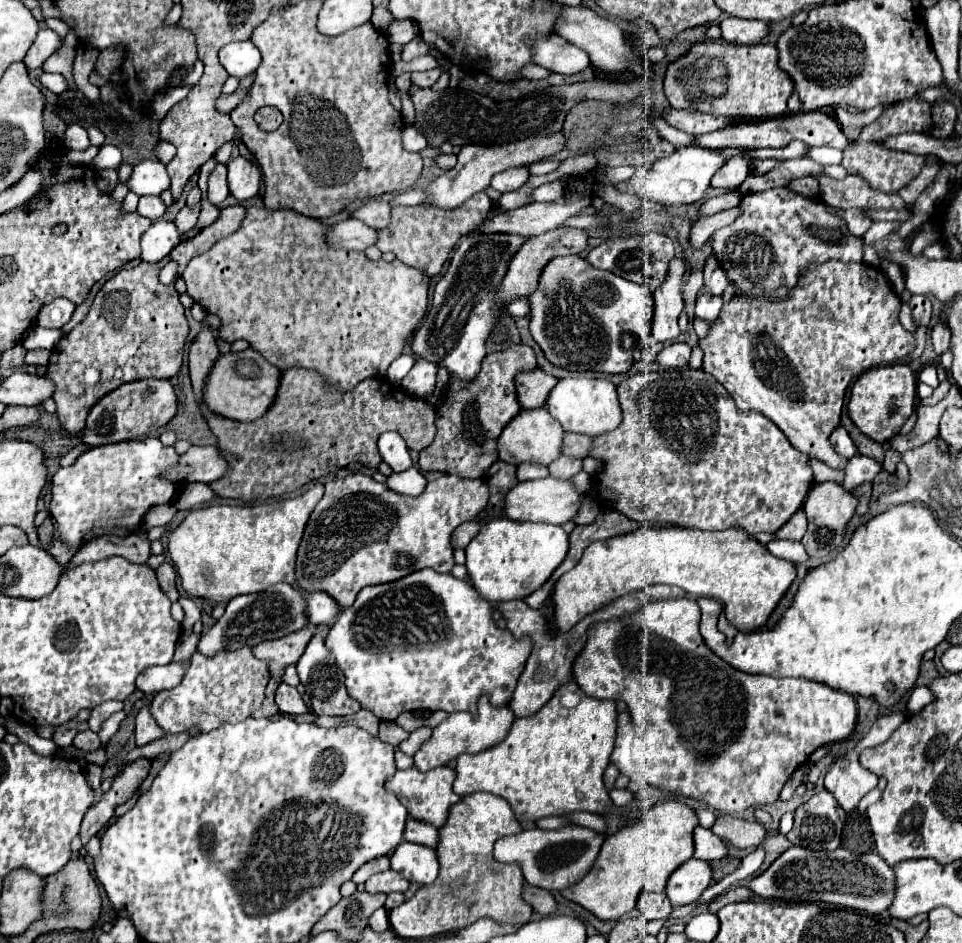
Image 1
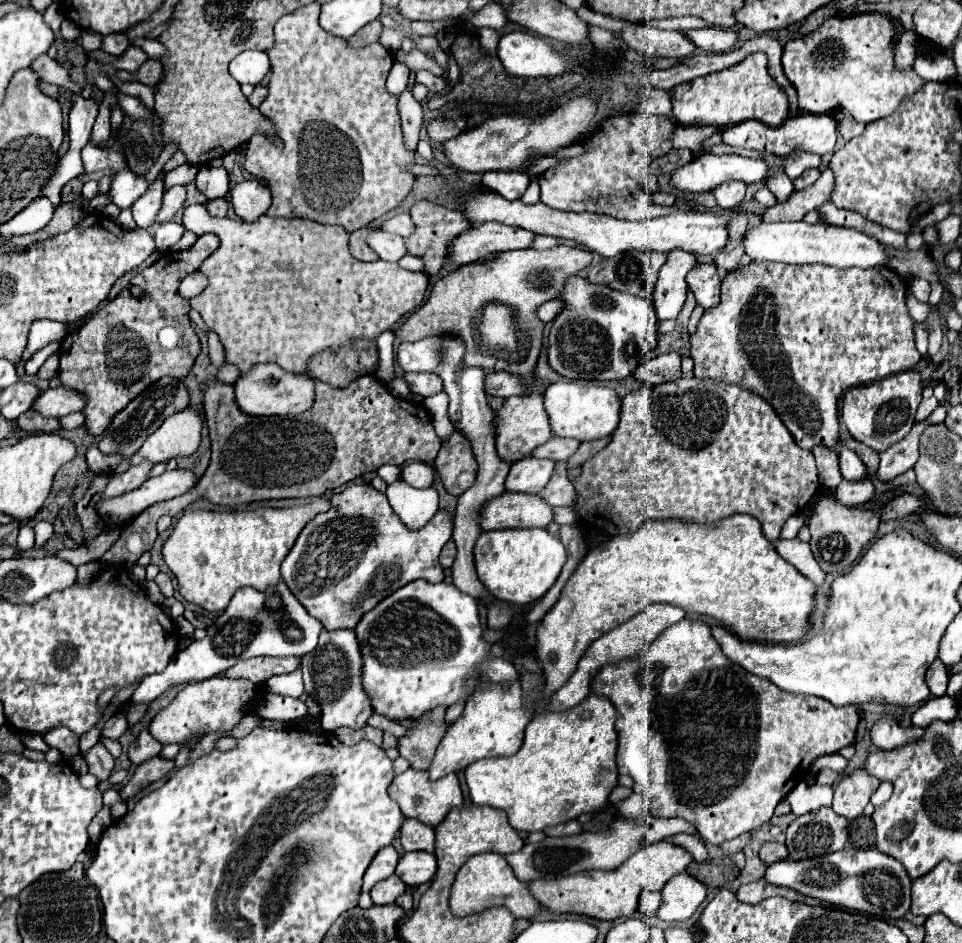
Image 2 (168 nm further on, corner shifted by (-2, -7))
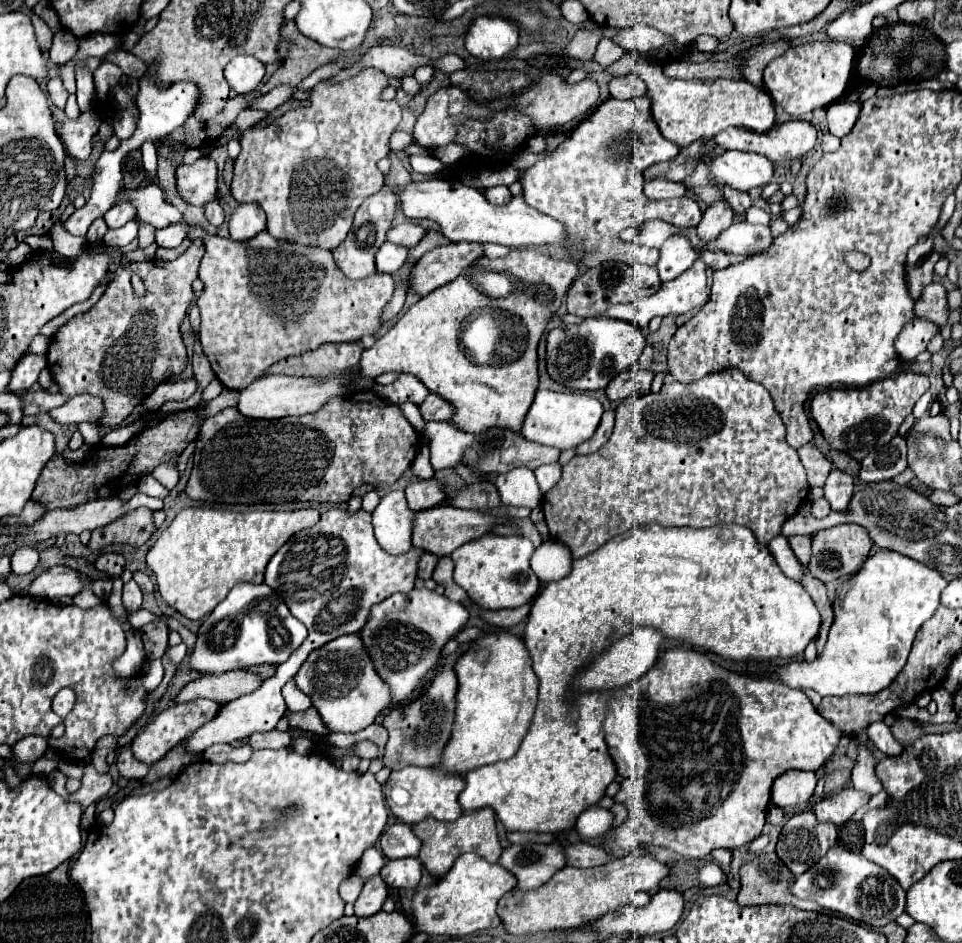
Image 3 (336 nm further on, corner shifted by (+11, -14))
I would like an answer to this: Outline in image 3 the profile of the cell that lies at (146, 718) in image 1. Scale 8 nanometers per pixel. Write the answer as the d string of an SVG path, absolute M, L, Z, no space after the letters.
M123 748L117 756L117 768L119 768L119 774L123 778L133 778L133 780L139 780L139 778L145 778L147 772L149 772L149 766L147 764L141 764L139 760L133 758L131 750L129 748Z

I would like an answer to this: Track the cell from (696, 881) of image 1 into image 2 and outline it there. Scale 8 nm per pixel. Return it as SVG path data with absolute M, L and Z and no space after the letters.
M690 873L672 877L662 889L662 907L658 919L672 923L688 919L706 899L706 887Z

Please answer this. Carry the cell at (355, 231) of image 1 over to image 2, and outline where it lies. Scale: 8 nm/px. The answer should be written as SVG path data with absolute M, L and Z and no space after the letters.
M380 229L370 231L366 243L368 243L368 247L372 247L378 253L378 257L382 261L398 261L402 255L406 255L404 239L398 235L388 235Z

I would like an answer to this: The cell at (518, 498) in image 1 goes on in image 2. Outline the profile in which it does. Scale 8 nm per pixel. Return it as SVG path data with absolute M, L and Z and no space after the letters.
M504 491L486 503L480 515L480 527L490 529L532 529L548 527L554 521L554 507L540 495Z

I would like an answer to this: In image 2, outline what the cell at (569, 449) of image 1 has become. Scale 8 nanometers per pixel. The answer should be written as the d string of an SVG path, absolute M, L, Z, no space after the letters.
M552 437L548 443L540 445L534 451L534 457L544 457L544 459L552 459L552 461L566 461L568 457L572 457L576 453L578 447L580 447L580 441L576 441L576 439Z

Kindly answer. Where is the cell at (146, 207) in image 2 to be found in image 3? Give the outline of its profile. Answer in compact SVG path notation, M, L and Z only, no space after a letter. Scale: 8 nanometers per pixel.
M121 202L121 204L115 204L105 216L103 216L107 228L121 228L125 226L129 220L135 220L135 210L129 202Z

